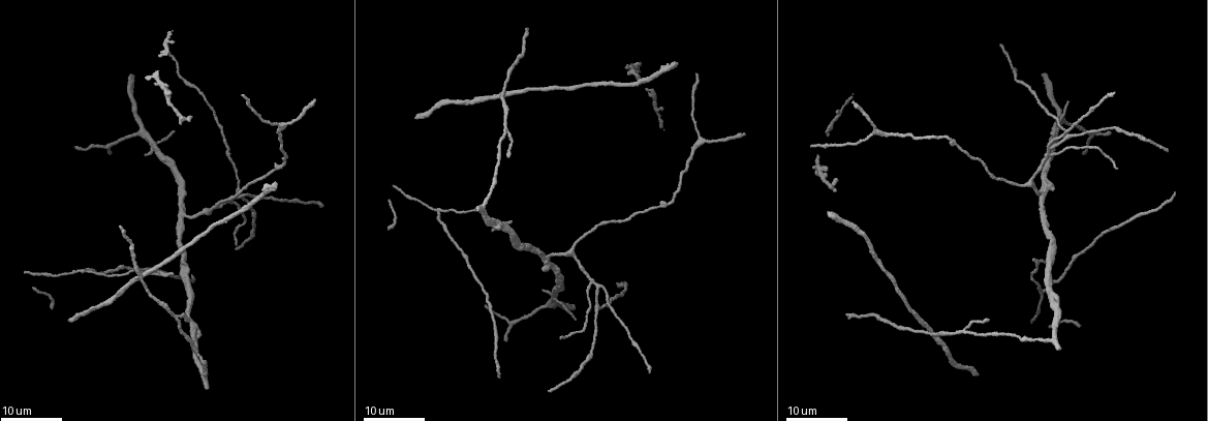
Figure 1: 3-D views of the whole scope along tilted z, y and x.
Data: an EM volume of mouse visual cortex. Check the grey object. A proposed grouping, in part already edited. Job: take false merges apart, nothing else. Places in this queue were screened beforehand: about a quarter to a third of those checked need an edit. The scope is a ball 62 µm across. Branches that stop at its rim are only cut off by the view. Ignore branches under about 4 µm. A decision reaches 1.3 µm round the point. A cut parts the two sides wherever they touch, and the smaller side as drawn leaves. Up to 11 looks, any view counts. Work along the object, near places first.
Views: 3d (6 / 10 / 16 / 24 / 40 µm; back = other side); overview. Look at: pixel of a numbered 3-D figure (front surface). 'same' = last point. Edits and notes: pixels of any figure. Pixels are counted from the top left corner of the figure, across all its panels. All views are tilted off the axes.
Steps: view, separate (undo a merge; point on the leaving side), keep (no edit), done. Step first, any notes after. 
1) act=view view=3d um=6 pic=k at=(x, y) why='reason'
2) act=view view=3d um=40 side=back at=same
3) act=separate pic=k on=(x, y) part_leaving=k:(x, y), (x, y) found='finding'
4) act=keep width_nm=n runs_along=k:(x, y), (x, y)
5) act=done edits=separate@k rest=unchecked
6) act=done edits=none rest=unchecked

act=view view=3d um=24 pic=1 at=(139, 133)

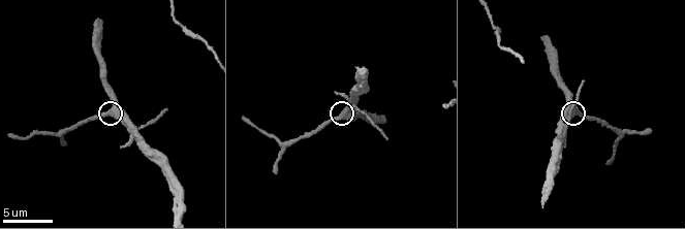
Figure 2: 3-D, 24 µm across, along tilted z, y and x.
act=view view=3d um=6 pic=2 at=(110, 109) why='closer look'

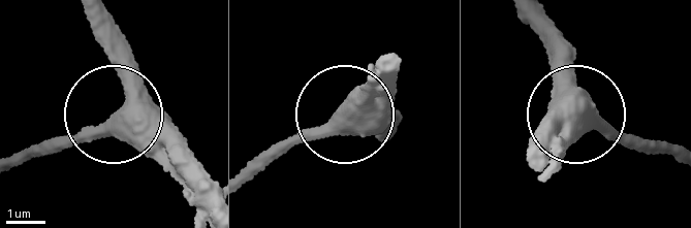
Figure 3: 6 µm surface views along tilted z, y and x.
act=keep side_arm_um=11 runs_along=3:(208, 200), (116, 116), (120, 26) found='all the same neuron'

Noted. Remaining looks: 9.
act=view view=3d um=24 pic=1 at=(574, 252) why='three arms meet'

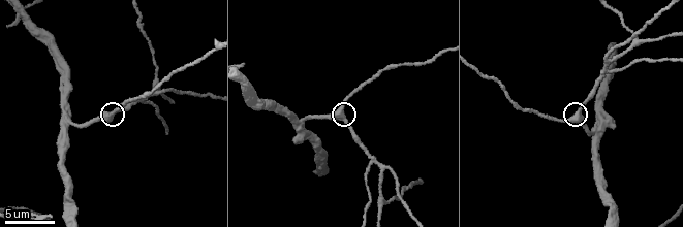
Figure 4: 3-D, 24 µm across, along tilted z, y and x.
act=view view=3d um=10 pic=4 at=(344, 114)

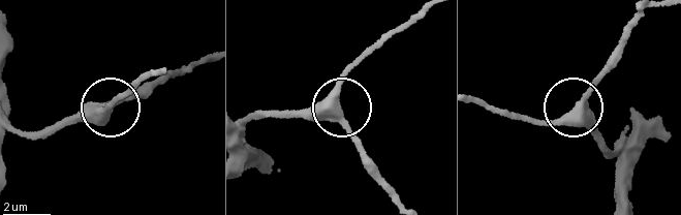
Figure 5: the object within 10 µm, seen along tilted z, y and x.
act=keep width_nm=410 runs_along=5:(244, 121), (335, 104), (365, 163) found='one neuron here'

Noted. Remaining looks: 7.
act=view view=3d um=10 pic=4 at=(304, 120)

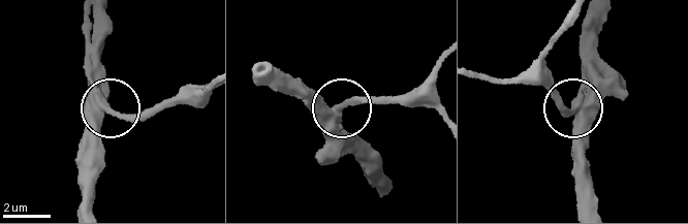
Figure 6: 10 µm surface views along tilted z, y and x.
act=keep runs_along=6:(589, 204), (586, 126), (575, 107), (584, 68) found='all the same neuron'

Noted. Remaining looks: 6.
act=view view=3d um=16 pic=1 at=(184, 279)

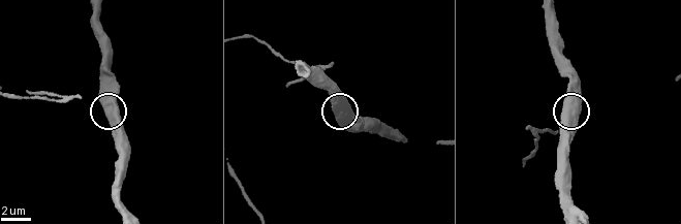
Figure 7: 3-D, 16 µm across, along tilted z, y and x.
act=view view=3d um=10 pic=7 at=(105, 104)

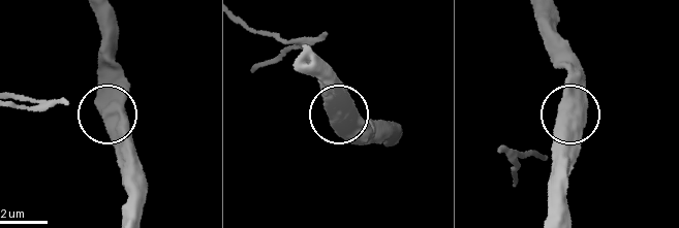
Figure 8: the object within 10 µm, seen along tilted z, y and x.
act=keep found='continuous, no second neuron'

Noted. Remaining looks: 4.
act=view view=3d um=16 pic=1 at=(438, 213) why='three arms meet'

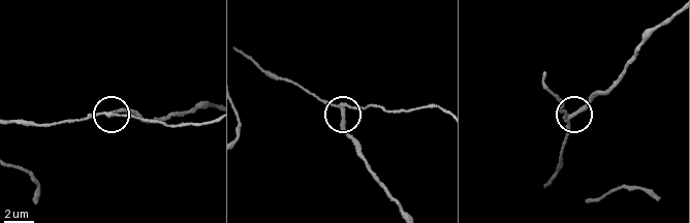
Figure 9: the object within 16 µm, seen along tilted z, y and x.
act=view view=3d um=6 pic=9 at=(571, 117)

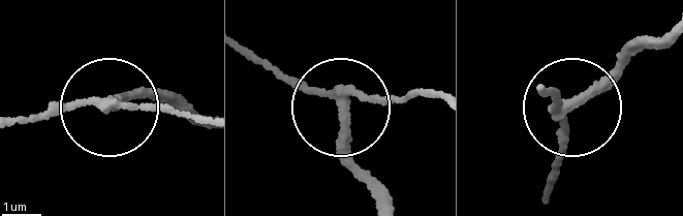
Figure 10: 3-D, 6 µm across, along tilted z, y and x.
act=separate pic=10 on=(161, 109) part_leaving=10:(100, 102), (11, 117) found='two neurons meet here'

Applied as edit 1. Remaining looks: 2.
act=done edits=separate@10 rest=unchecked

